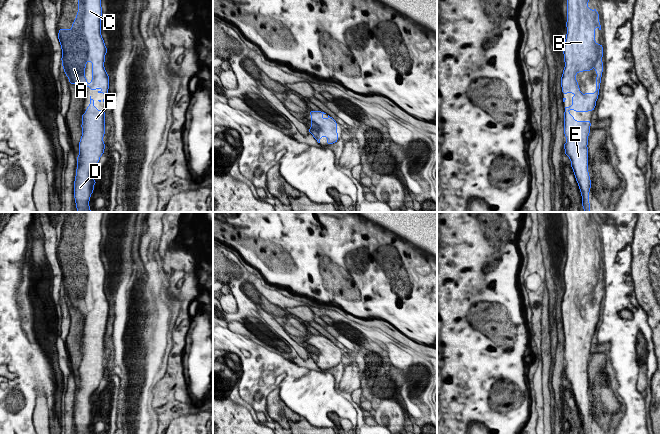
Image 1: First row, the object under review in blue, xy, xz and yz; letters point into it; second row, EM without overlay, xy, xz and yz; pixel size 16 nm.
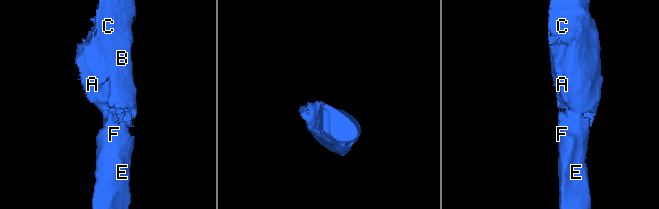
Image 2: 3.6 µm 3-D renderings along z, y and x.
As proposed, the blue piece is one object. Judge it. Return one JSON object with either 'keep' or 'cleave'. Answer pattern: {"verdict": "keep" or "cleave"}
{"verdict": "keep"}

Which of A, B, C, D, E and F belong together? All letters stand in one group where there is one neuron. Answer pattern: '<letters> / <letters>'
A B C D E F

